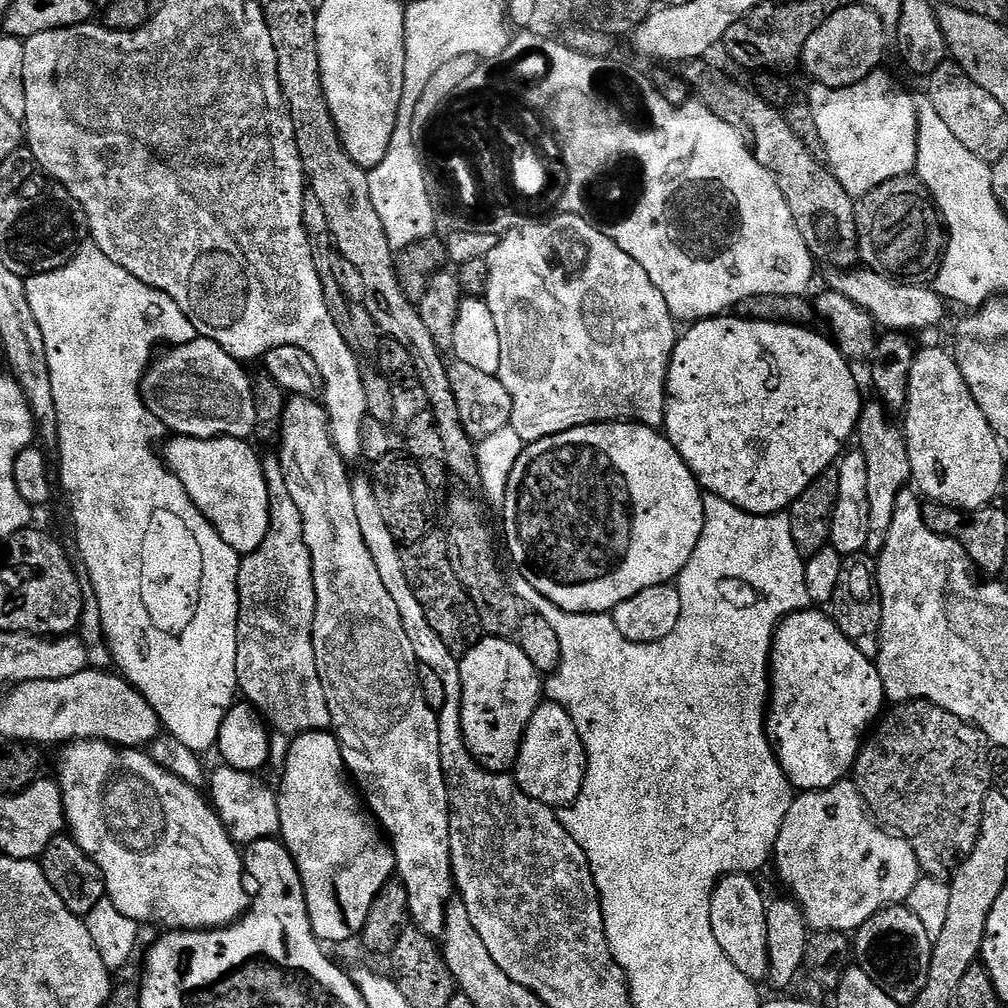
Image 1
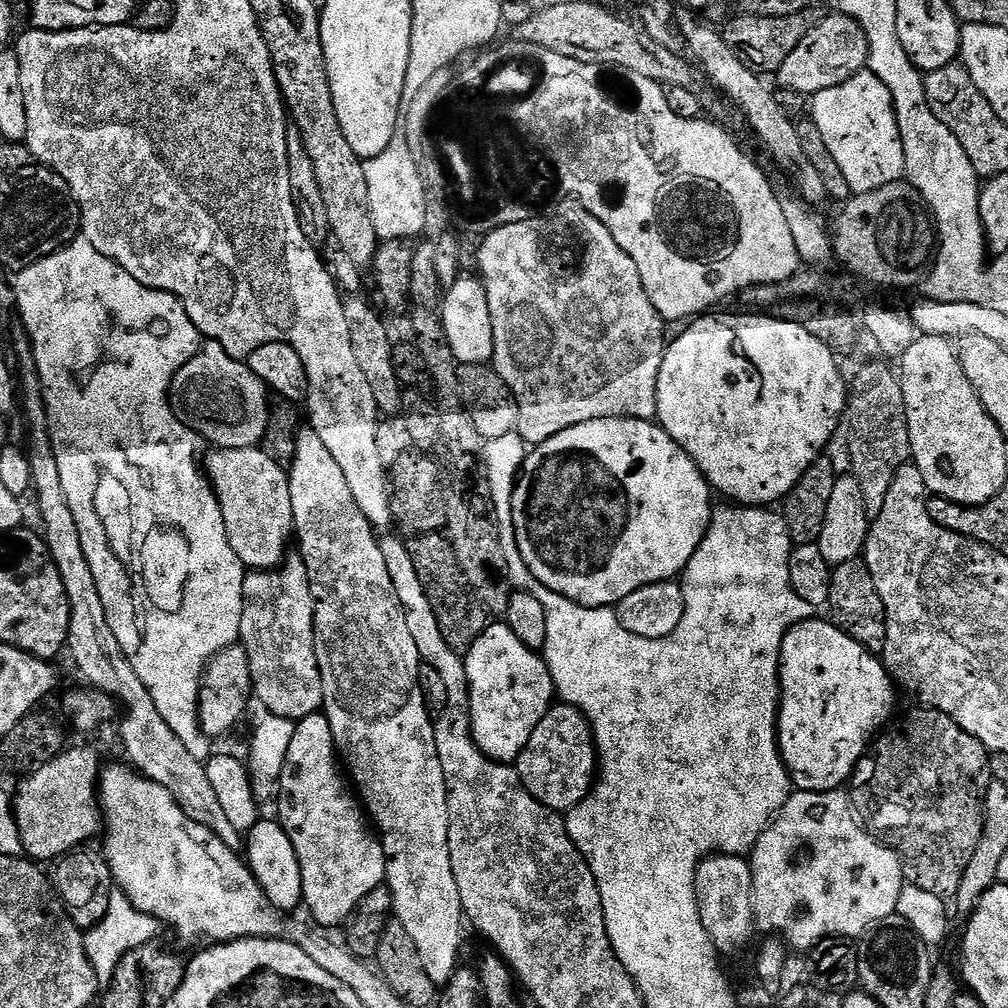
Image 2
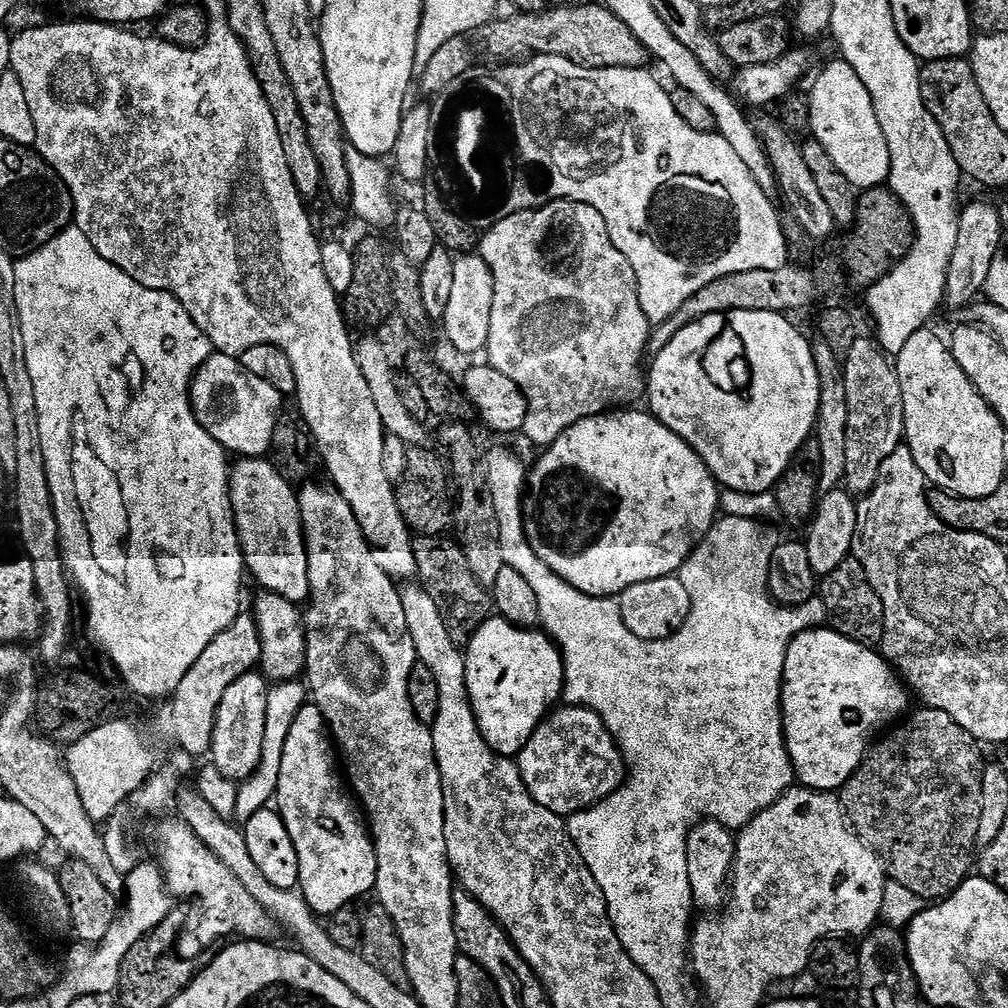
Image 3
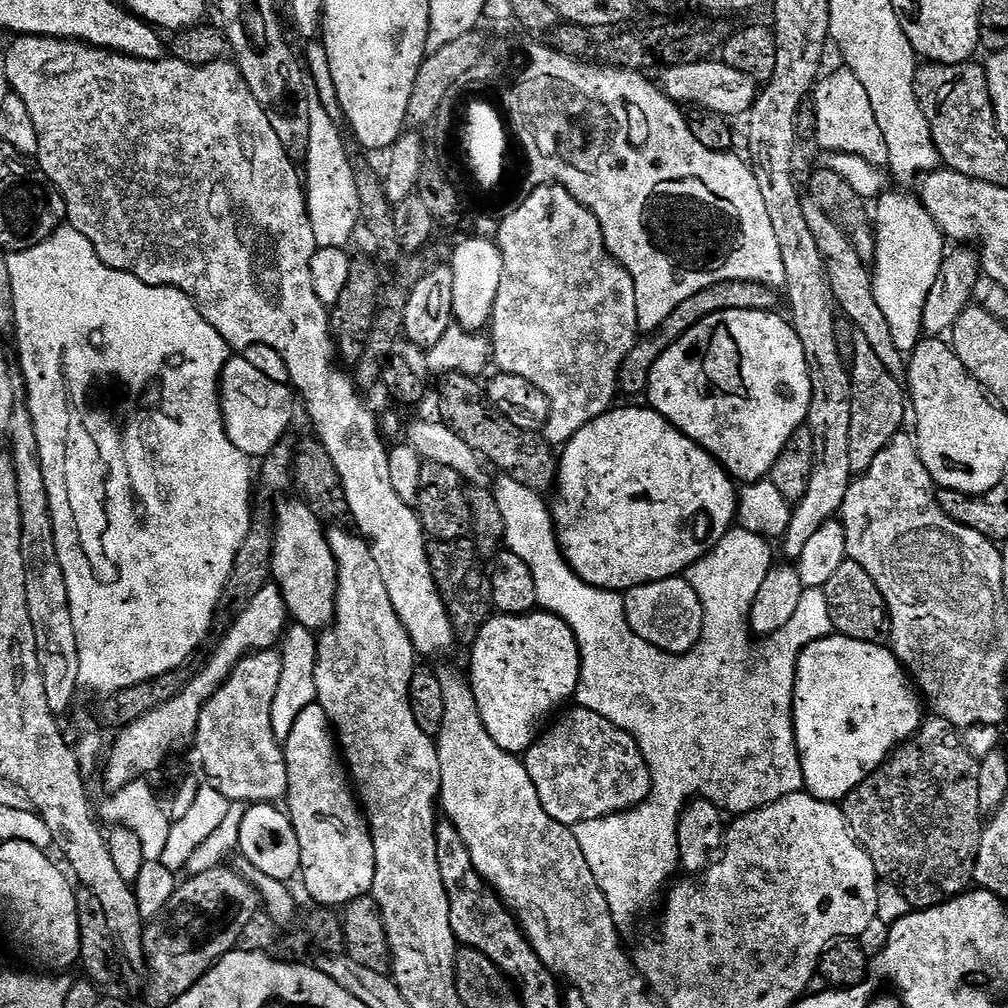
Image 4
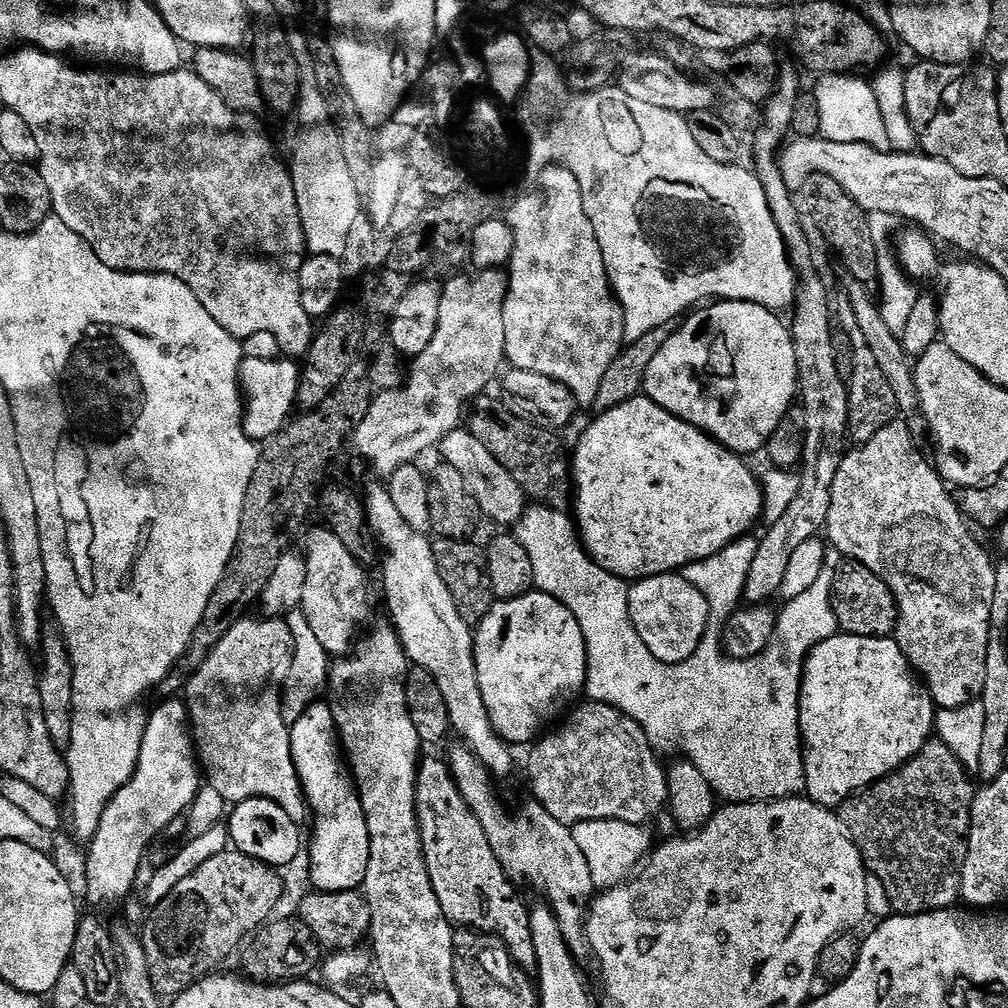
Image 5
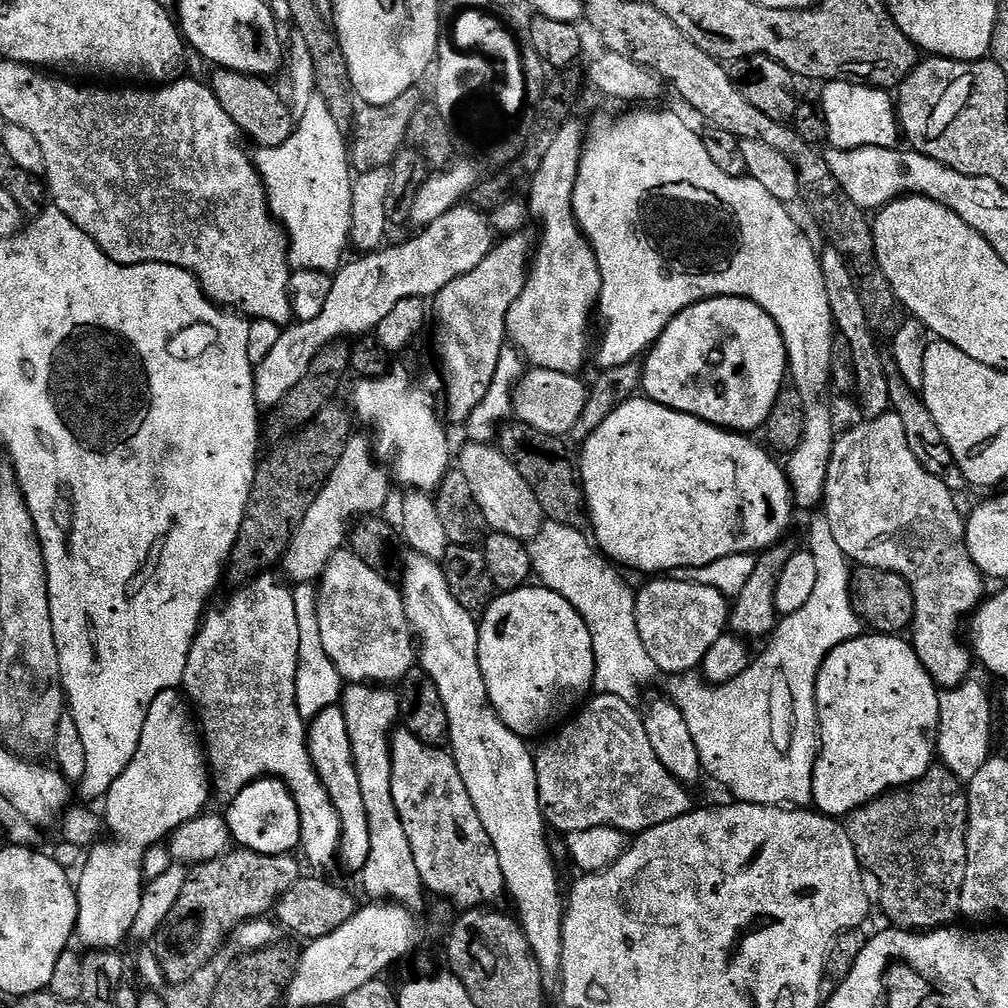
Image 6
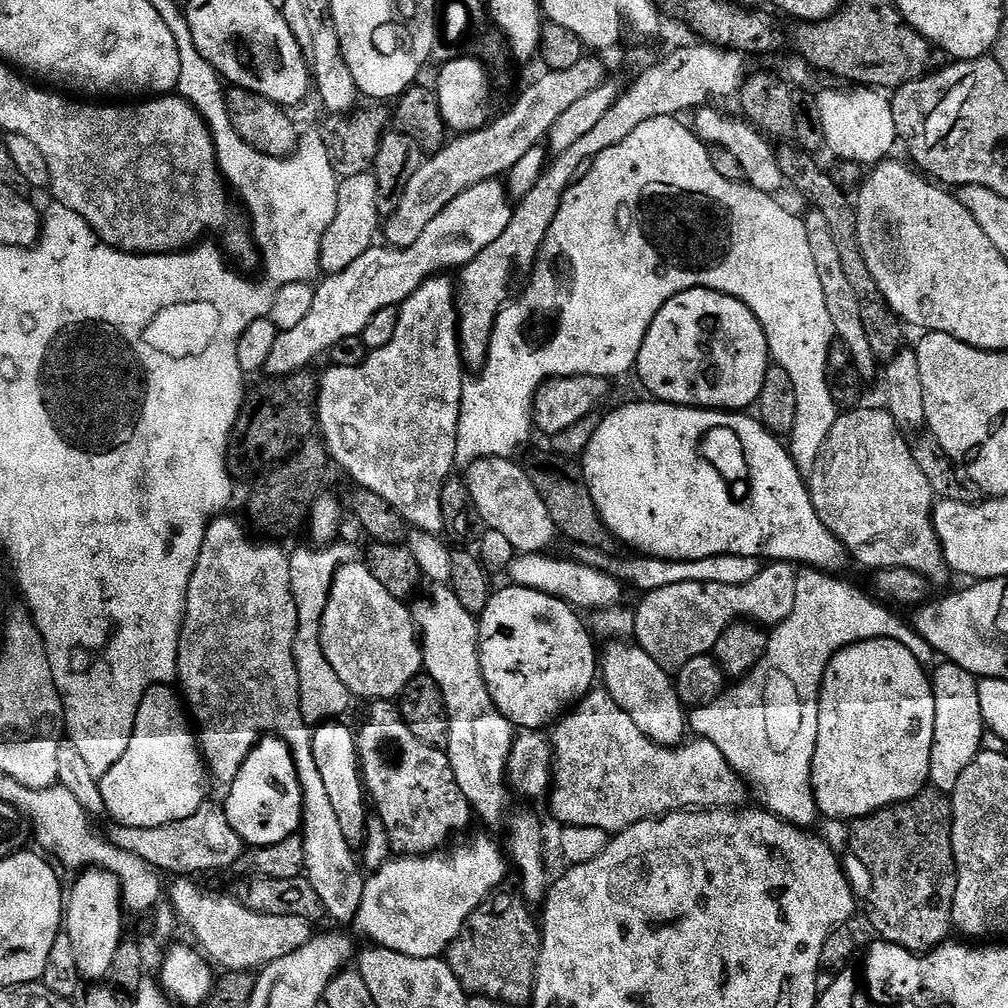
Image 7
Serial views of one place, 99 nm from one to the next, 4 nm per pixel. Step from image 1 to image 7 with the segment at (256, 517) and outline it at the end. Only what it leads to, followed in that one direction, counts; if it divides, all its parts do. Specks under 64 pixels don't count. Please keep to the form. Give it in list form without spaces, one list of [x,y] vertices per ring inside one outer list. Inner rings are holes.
[[[349,562],[341,564],[336,571],[332,589],[328,595],[328,605],[320,623],[320,645],[326,654],[326,662],[334,666],[334,674],[342,678],[353,697],[365,696],[368,702],[377,700],[395,701],[415,676],[424,668],[424,649],[413,613],[409,605],[396,600],[394,594],[386,591],[386,586],[374,578],[367,563]]]

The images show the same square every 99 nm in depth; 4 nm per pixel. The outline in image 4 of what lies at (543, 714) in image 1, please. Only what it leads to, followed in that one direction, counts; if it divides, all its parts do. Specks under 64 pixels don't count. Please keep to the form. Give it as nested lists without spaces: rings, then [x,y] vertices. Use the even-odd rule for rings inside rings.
[[[579,706],[573,709],[573,712],[566,713],[549,732],[547,729],[537,736],[536,741],[522,756],[530,774],[530,782],[534,782],[534,790],[538,790],[542,810],[546,810],[550,818],[569,826],[630,810],[641,804],[652,789],[650,770],[646,766],[646,758],[642,758],[642,750],[638,750],[638,742],[634,742],[634,738],[626,734],[626,730],[614,726],[614,722],[606,722],[602,714],[594,714],[594,710]]]

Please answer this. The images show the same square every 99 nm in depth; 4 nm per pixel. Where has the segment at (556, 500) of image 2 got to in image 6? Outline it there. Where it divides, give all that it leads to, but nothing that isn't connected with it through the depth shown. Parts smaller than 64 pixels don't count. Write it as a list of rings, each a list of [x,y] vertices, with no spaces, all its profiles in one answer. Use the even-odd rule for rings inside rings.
[[[633,398],[619,405],[602,426],[594,430],[594,434],[590,434],[579,449],[581,452],[578,452],[580,481],[584,484],[584,499],[590,517],[590,528],[591,531],[596,531],[594,540],[599,551],[609,561],[625,569],[628,567],[636,572],[652,572],[648,574],[675,574],[680,568],[710,566],[710,562],[718,562],[718,558],[726,558],[730,554],[766,552],[781,543],[787,537],[784,535],[792,524],[792,512],[794,513],[792,487],[788,485],[787,471],[781,465],[780,468],[776,465],[777,457],[763,443],[755,444],[752,439],[751,435],[730,432],[727,428],[707,424],[705,420],[699,420],[690,414],[682,414],[678,410],[670,410],[647,398]]]

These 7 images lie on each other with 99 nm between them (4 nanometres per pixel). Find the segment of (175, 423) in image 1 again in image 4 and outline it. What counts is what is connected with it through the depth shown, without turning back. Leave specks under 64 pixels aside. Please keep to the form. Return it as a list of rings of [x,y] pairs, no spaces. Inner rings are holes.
[[[233,355],[220,375],[220,409],[230,442],[234,442],[234,446],[238,446],[238,450],[250,458],[267,456],[276,444],[289,435],[292,396],[294,400],[293,389],[288,384],[279,384],[266,378],[266,374],[246,362],[244,355]]]

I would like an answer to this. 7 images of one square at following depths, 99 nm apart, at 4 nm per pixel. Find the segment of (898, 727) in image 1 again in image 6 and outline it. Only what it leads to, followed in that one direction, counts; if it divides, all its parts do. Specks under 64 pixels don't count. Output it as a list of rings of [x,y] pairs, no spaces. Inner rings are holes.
[[[933,766],[913,784],[885,792],[877,800],[848,813],[846,827],[861,869],[878,878],[881,887],[878,908],[892,923],[889,925],[900,930],[922,932],[951,925],[955,921],[952,919],[960,916],[962,882],[966,882],[968,794],[965,785],[950,769]]]

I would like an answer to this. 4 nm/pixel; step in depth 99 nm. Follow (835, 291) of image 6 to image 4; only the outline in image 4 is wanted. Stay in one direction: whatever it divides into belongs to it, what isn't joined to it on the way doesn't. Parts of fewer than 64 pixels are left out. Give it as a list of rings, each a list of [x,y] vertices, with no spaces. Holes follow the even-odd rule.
[[[856,332],[854,338],[855,354],[854,362],[849,367],[851,374],[851,420],[849,431],[849,455],[850,466],[854,474],[865,472],[869,468],[874,458],[882,452],[882,450],[894,440],[897,434],[903,429],[904,416],[908,414],[908,400],[905,389],[894,378],[886,366],[878,359],[878,354],[867,343],[867,339],[863,337],[861,332]]]

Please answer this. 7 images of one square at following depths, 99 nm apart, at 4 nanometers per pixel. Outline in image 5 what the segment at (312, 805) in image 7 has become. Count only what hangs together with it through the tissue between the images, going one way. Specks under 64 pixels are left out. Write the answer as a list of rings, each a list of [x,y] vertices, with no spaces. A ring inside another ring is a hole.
[[[252,619],[238,621],[226,638],[214,646],[214,654],[210,654],[188,680],[186,703],[192,739],[207,787],[218,790],[225,805],[235,806],[254,798],[266,798],[282,806],[296,824],[303,825],[304,819],[309,819],[310,809],[294,766],[290,721],[284,716],[284,683],[290,674],[290,662],[294,662],[294,634],[290,634],[287,619]]]

